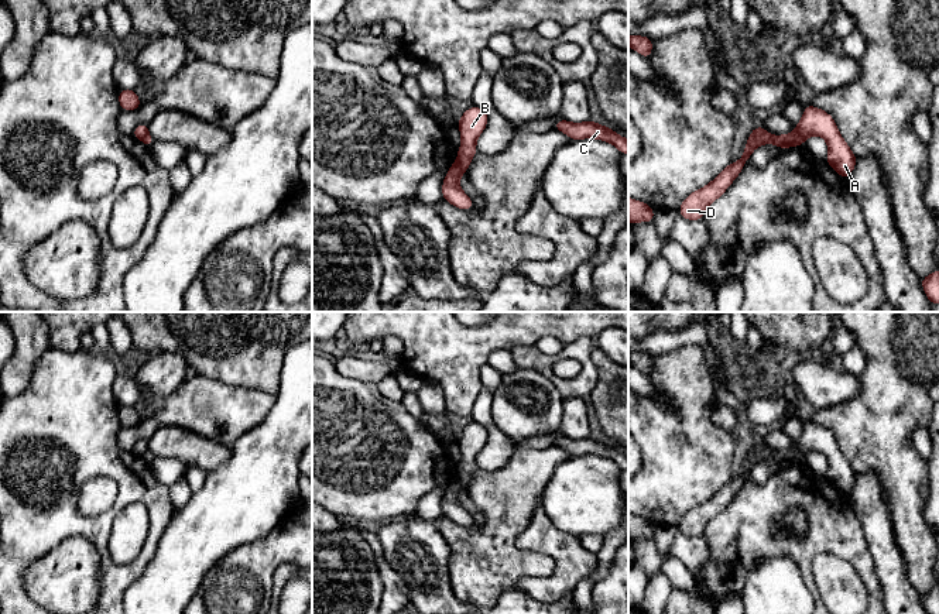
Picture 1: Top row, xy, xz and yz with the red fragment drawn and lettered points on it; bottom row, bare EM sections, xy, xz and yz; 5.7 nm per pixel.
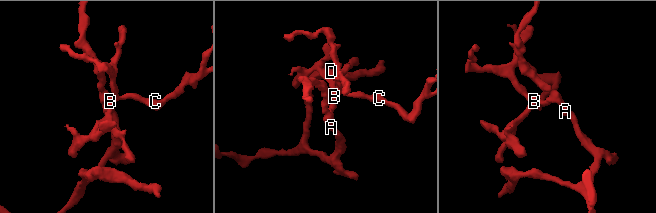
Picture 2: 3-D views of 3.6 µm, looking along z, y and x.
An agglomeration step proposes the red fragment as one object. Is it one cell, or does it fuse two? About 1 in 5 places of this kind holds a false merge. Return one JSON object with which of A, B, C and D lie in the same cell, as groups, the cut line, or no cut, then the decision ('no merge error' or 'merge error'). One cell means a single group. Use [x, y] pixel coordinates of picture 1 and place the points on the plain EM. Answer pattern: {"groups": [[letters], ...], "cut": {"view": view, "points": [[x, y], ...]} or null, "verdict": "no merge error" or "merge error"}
{"groups": [["A"], ["B", "C", "D"]], "cut": {"view": "xz", "points": [[458, 474], [465, 487]]}, "verdict": "merge error"}

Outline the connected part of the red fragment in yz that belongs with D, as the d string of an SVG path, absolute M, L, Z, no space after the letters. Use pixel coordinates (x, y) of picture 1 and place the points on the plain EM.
M760 440L751 447L743 471L738 477L729 480L712 498L692 508L679 522L679 532L686 536L700 536L706 525L720 514L731 498L740 491L751 469L762 460L775 460L778 464L799 463L805 457L796 450L772 452Z

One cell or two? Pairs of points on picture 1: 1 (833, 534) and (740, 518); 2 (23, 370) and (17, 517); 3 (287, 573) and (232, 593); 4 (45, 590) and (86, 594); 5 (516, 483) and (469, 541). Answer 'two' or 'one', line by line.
1: one
2: two
3: two
4: one
5: one

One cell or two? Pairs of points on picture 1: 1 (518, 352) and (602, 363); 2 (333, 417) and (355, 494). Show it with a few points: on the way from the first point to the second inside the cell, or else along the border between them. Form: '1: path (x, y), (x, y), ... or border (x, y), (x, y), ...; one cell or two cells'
1: border (595, 343), (597, 383), (589, 394); two cells
2: path (335, 436), (355, 456), (355, 474); one cell

